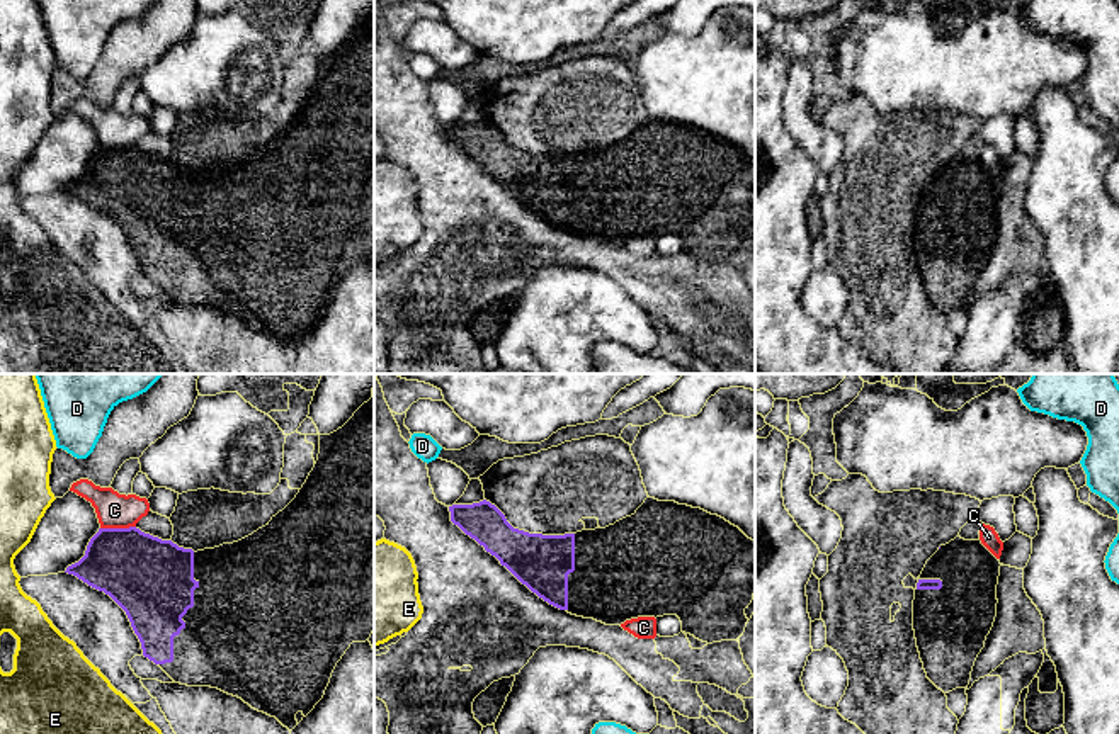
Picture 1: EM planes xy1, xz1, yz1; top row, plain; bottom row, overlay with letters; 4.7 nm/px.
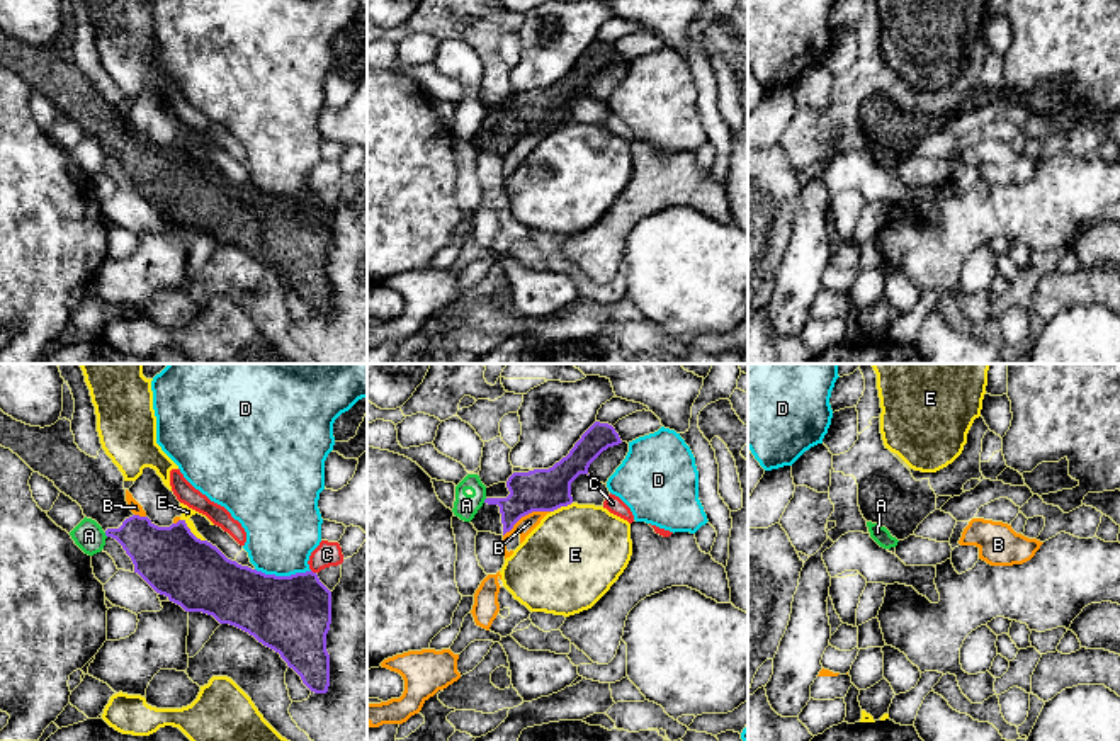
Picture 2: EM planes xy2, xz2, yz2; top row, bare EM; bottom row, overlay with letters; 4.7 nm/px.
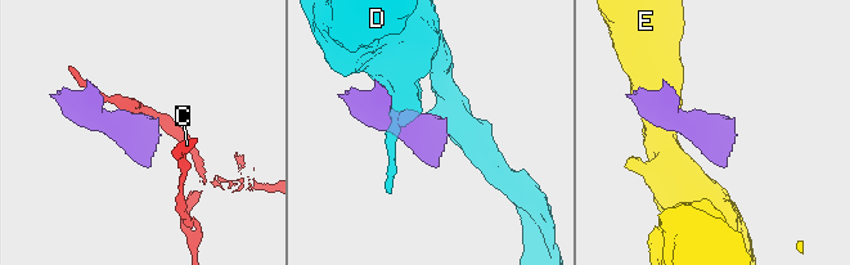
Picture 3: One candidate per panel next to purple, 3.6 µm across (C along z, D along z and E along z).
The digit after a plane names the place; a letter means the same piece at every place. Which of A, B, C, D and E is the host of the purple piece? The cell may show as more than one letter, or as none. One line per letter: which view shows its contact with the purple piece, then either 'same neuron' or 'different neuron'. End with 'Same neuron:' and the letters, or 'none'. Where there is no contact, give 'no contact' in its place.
A: contact in xy2; different neuron
B: contact in xz2; different neuron
C: contact in xy1; different neuron
D: contact in xy2; different neuron
E: contact in xy2; different neuron
Same neuron: none

